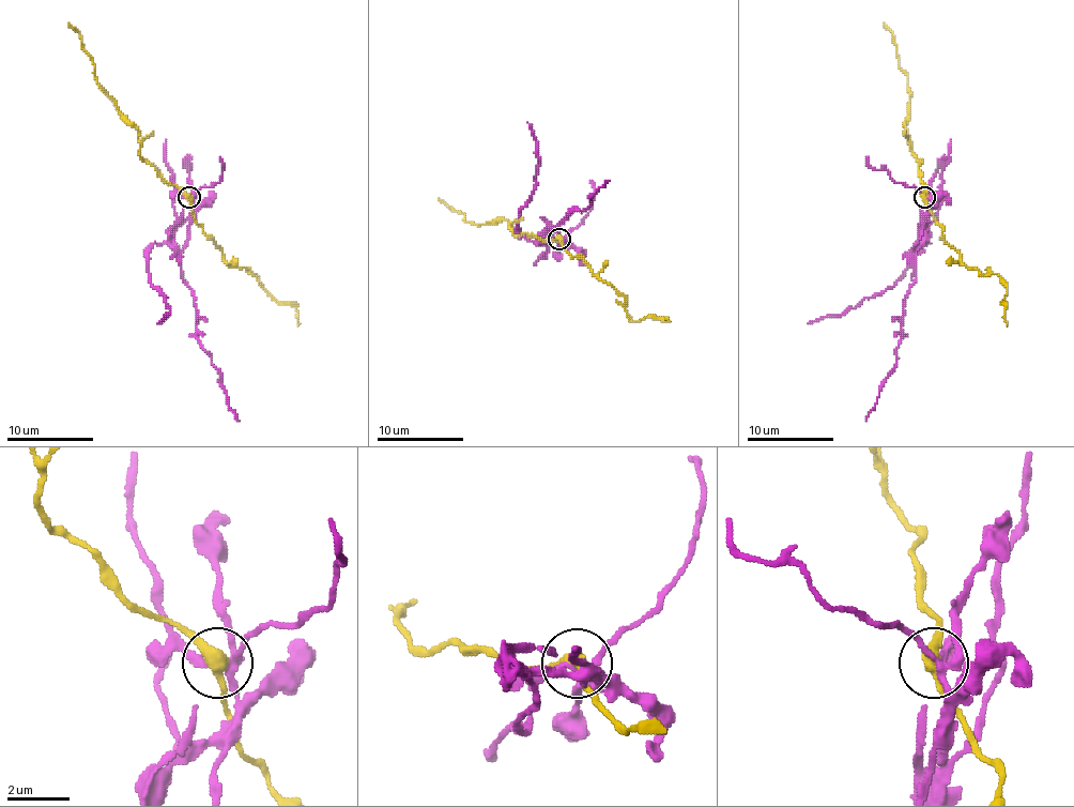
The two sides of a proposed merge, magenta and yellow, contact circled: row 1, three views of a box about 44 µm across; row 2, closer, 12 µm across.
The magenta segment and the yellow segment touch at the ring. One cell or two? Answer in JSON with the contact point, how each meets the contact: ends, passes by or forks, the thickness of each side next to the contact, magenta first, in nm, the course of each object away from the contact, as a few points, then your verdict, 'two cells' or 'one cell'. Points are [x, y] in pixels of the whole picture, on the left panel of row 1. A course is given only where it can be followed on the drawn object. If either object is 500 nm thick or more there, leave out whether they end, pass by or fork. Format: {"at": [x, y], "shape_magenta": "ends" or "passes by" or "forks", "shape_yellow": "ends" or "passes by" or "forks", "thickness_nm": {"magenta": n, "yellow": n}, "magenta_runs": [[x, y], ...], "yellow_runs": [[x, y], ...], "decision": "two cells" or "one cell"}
{"at": [189, 197], "shape_magenta": "forks", "shape_yellow": "passes by", "thickness_nm": {"magenta": 200, "yellow": 380}, "magenta_runs": [[189, 198], [194, 219], [181, 252], [183, 283], [194, 298], [196, 338], [240, 421]], "yellow_runs": [[189, 198], [140, 156], [138, 128], [96, 81], [94, 65], [81, 35], [68, 23]], "decision": "two cells"}

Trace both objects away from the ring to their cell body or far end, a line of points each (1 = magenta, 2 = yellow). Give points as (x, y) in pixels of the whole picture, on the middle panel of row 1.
1: (559, 239), (564, 241), (551, 228), (553, 230), (566, 215), (583, 211), (596, 192), (610, 181)
2: (559, 239), (538, 239), (510, 230), (508, 222), (466, 222), (464, 213), (451, 209), (439, 198)

